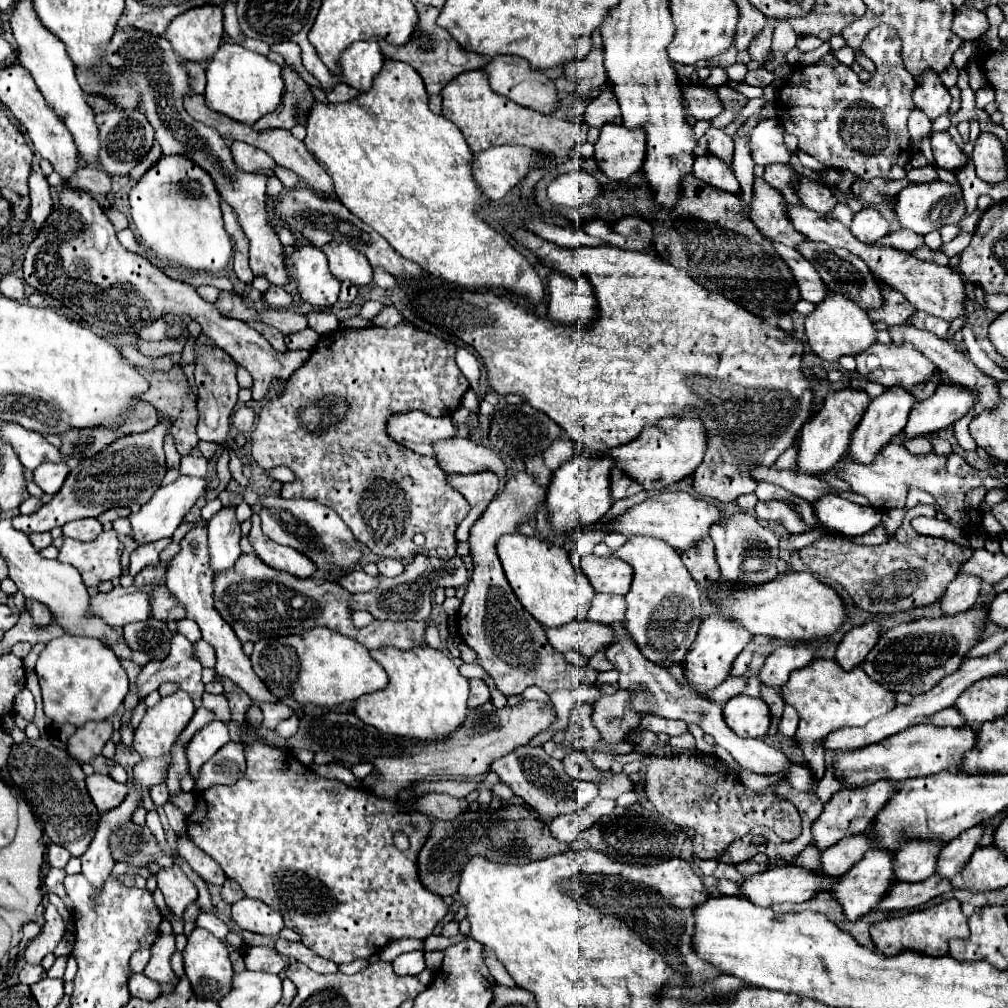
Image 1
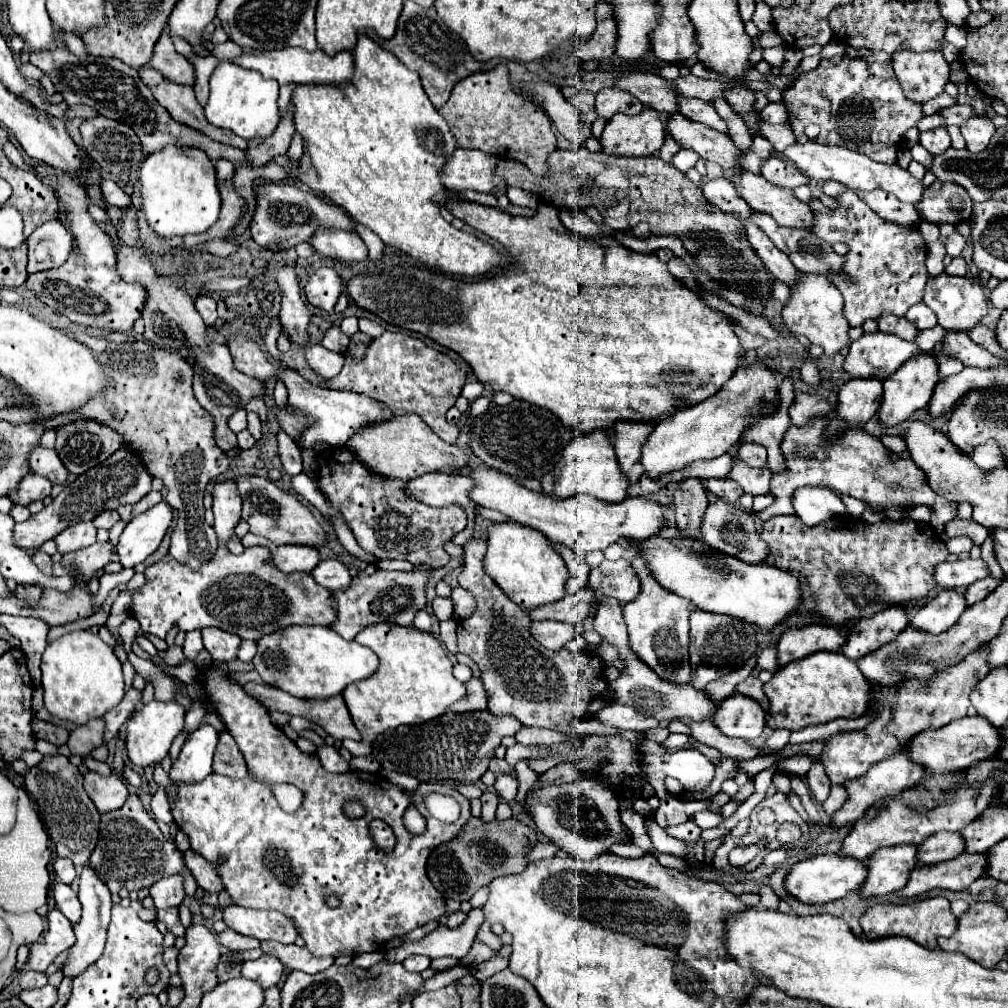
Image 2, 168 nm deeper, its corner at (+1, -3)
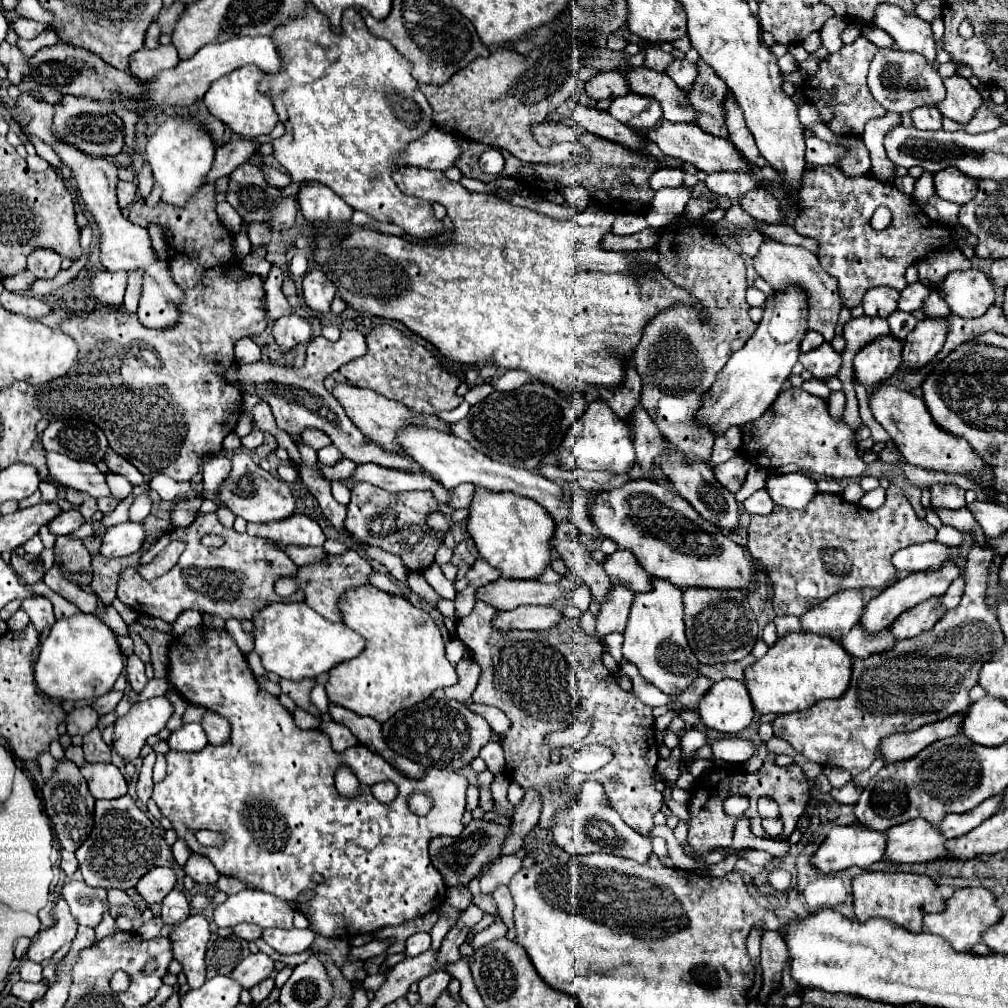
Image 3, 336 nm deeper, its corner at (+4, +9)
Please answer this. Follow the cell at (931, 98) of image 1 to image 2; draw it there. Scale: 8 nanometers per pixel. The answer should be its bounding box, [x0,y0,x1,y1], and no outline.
[892,53,950,105]

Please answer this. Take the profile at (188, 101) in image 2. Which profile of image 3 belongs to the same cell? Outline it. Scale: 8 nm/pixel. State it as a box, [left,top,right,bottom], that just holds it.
[129,45,179,81]

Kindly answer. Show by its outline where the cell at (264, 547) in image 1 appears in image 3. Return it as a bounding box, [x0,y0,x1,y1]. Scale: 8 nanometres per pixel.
[247,513,325,545]

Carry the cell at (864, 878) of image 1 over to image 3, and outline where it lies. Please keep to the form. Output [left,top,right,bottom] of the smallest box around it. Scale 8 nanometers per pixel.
[885,819,947,863]

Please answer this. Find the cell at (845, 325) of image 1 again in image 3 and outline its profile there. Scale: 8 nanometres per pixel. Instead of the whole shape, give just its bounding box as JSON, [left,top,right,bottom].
[753,235,841,341]

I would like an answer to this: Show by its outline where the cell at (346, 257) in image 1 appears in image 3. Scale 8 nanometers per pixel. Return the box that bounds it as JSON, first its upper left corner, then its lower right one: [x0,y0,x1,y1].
[297,181,353,225]

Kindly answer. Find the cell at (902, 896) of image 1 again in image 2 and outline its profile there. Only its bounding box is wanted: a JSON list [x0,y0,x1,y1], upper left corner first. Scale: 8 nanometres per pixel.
[900,853,986,897]

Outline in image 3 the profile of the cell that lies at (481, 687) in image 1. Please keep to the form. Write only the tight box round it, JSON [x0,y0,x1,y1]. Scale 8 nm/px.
[433,657,479,701]

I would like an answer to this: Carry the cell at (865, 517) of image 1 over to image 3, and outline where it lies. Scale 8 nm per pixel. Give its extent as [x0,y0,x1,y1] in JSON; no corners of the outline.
[765,473,817,509]

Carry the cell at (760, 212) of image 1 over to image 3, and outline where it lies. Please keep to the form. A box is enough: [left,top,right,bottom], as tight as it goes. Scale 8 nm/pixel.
[625,67,697,123]

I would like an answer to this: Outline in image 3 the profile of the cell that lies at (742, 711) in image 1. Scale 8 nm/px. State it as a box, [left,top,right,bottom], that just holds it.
[699,679,753,735]

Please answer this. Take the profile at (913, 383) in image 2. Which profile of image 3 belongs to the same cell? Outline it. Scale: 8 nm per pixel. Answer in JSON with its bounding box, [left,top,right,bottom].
[903,319,949,369]

